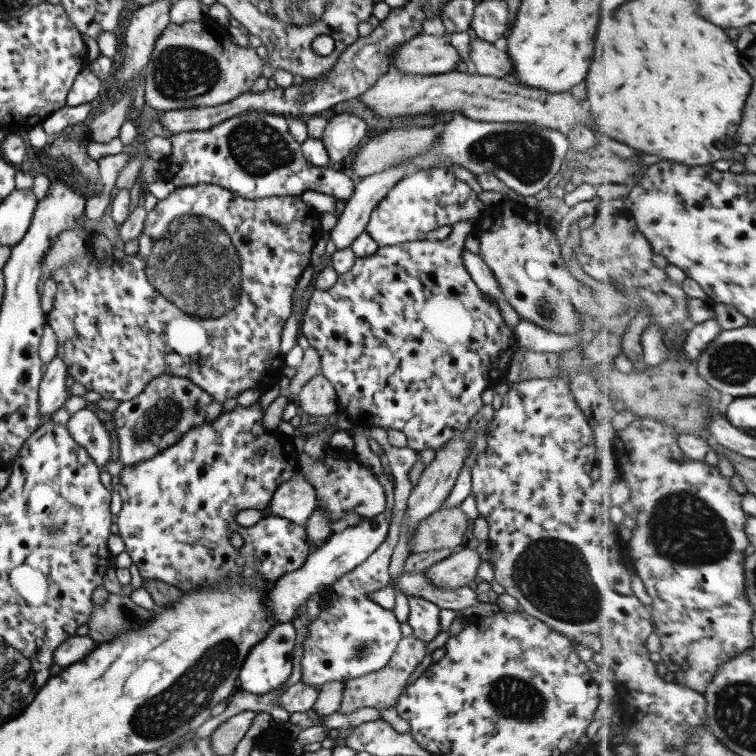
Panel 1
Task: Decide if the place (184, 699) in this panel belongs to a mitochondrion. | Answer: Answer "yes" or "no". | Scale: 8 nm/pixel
yes

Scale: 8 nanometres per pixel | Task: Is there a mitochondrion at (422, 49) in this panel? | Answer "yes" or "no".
no

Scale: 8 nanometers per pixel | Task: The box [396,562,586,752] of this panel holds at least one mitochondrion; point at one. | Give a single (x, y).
(511, 696)

